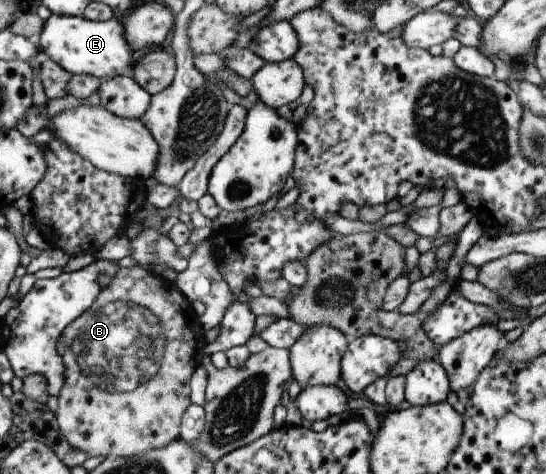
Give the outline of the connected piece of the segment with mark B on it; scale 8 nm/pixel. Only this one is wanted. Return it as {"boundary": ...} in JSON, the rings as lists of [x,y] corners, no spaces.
{"boundary":[[[137,265],[129,268],[119,267],[110,278],[109,284],[103,287],[95,297],[93,304],[65,326],[57,339],[56,349],[64,366],[64,383],[56,396],[57,408],[54,411],[54,418],[61,440],[65,441],[71,448],[86,454],[86,458],[91,458],[91,456],[105,458],[109,455],[114,457],[138,455],[146,450],[165,446],[165,443],[177,439],[181,415],[191,403],[189,381],[192,372],[198,367],[203,355],[205,355],[203,352],[204,344],[205,340],[199,317],[193,310],[191,302],[183,296],[173,281],[167,280],[164,276],[155,275]]]}

